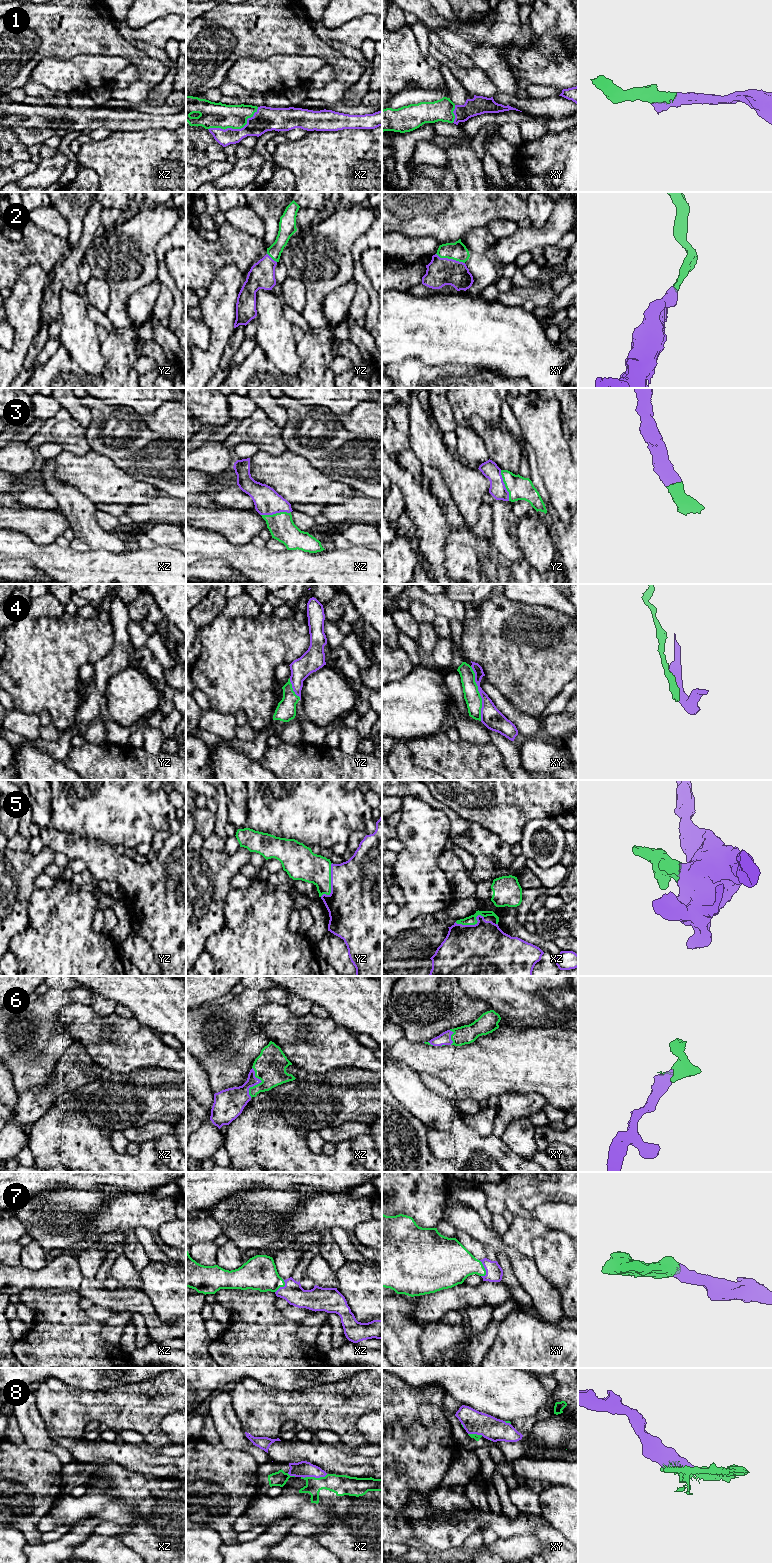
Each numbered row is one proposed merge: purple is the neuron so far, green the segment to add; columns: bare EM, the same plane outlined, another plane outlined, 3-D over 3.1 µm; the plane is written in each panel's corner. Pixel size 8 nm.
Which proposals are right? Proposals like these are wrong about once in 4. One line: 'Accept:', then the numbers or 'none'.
Accept: 1, 2, 3, 5, 6, 7, 8

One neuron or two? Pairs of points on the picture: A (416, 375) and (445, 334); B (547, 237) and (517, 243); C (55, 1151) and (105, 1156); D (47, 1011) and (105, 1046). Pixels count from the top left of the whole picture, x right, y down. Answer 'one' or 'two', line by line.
A: two
B: one
C: one
D: two

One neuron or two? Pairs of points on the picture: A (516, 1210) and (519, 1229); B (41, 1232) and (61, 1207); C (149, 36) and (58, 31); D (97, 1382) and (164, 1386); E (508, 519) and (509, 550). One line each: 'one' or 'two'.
A: two
B: one
C: two
D: two
E: one

